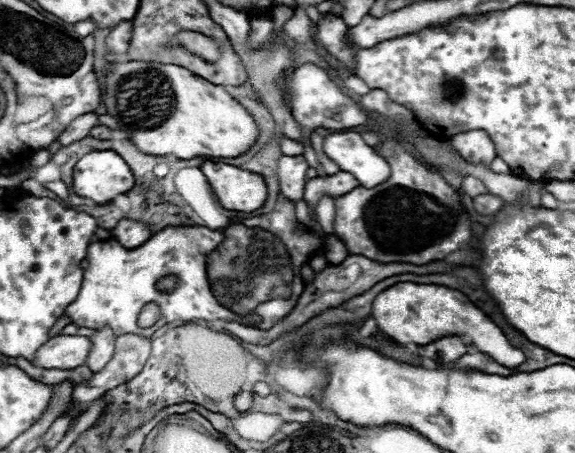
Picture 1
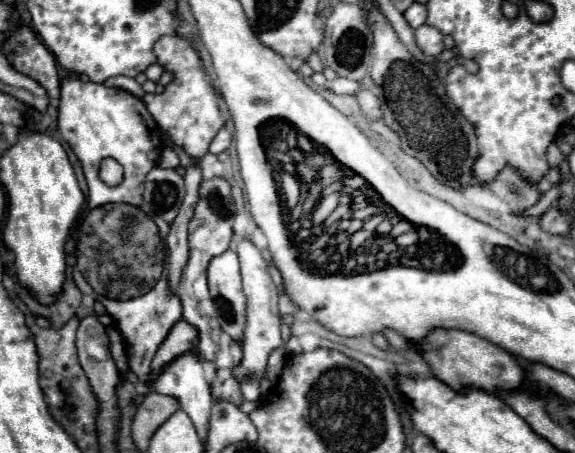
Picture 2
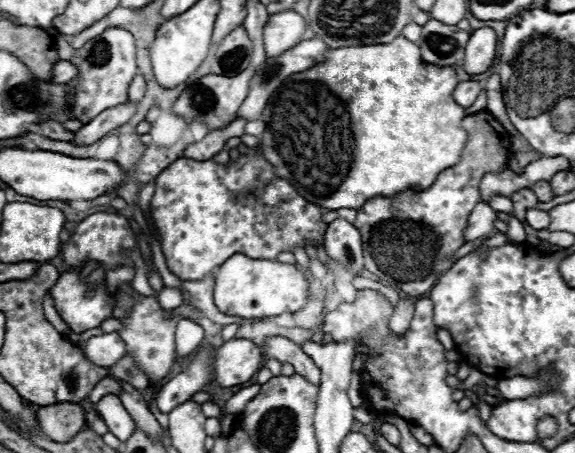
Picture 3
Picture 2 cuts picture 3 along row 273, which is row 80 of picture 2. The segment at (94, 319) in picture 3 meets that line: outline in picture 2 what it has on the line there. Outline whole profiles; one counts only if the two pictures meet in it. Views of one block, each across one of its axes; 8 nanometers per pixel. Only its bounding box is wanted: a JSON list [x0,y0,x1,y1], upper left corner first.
[58,78,164,208]

